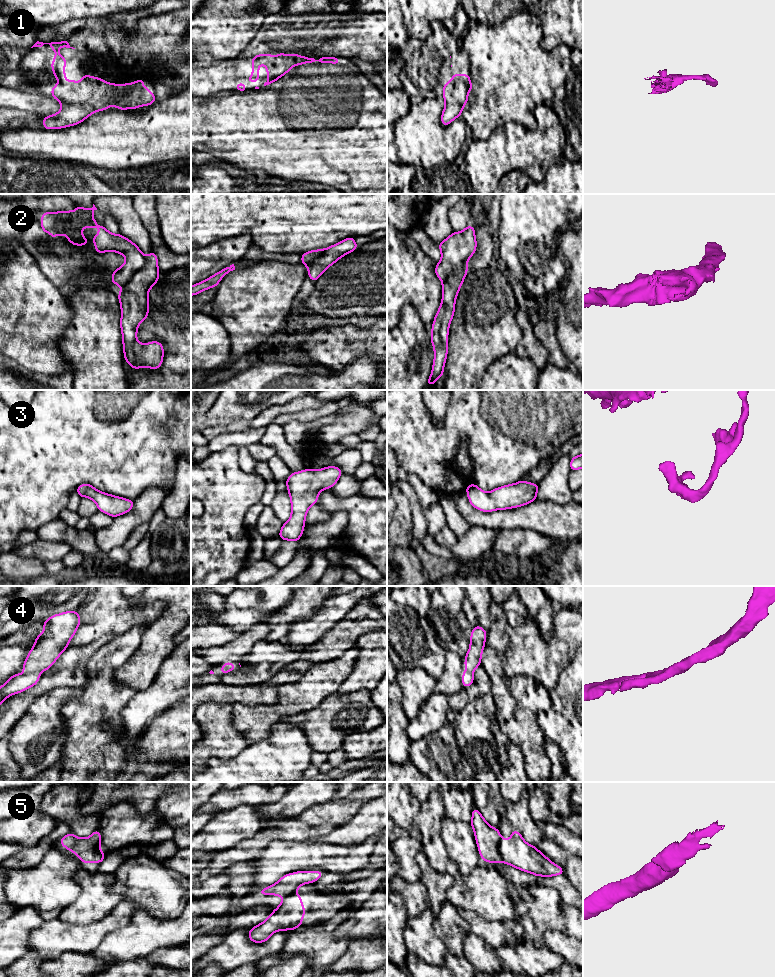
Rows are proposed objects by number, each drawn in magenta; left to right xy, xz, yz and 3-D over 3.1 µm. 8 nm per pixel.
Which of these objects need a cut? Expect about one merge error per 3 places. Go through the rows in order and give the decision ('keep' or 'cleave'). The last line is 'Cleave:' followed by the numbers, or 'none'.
1: keep
2: cleave
3: keep
4: keep
5: cleave
Cleave: 2, 5

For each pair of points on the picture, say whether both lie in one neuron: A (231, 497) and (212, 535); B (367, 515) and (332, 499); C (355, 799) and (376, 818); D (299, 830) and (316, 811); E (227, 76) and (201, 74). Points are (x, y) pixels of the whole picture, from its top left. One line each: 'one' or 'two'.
A: one
B: one
C: two
D: two
E: one

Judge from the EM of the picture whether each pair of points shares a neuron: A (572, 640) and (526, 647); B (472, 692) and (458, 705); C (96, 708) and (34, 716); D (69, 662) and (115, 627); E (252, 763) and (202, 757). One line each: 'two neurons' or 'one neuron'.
A: one neuron
B: one neuron
C: two neurons
D: two neurons
E: two neurons

